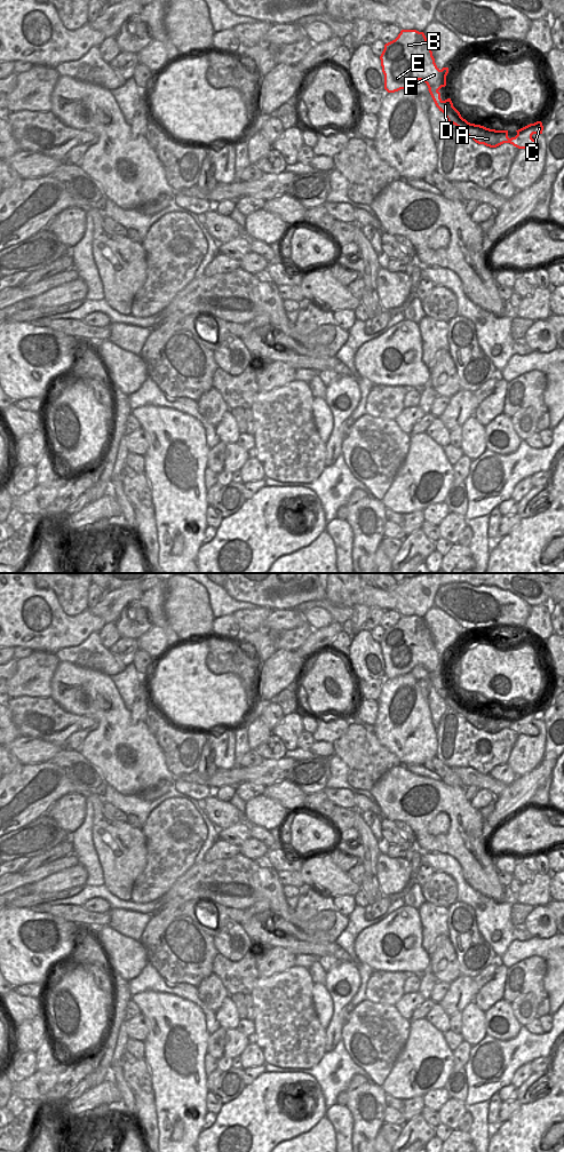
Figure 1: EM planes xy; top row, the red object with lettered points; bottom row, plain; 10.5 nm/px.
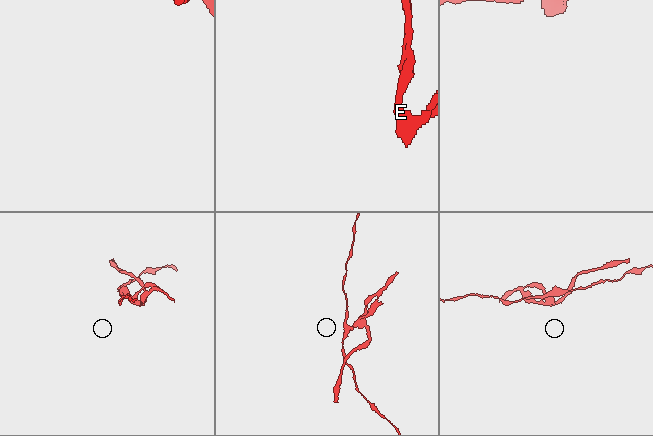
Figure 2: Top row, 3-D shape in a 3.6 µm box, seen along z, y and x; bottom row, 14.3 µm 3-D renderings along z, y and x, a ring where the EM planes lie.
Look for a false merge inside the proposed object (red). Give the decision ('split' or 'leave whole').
split

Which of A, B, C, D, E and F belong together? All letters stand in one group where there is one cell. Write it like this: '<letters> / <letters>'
A C D / B E F

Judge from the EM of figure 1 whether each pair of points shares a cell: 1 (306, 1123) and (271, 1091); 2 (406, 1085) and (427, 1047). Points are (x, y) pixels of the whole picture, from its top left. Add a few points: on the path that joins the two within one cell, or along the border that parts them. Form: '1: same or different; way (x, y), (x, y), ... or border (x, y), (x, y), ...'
1: same; way (294, 1123), (290, 1123), (271, 1103)
2: same; way (406, 1075), (407, 1071), (422, 1056)

